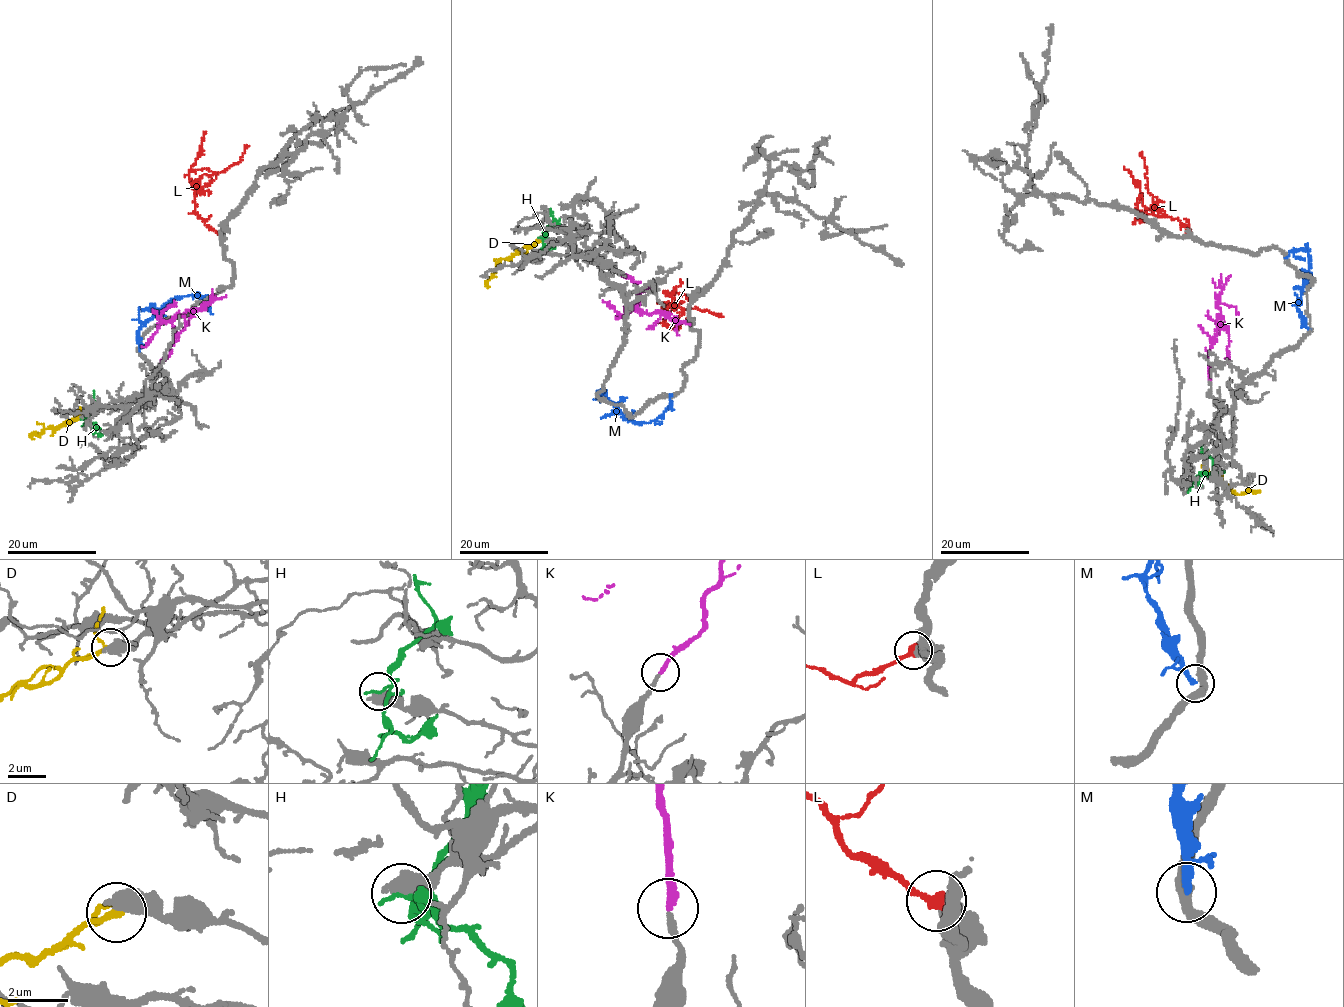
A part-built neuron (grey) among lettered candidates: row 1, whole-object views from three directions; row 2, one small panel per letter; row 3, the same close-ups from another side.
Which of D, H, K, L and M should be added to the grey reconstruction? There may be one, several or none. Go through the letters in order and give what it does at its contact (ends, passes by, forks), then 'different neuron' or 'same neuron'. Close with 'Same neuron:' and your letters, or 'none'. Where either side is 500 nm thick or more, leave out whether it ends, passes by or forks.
D: same neuron
H: different neuron
K: it ends; same neuron
L: different neuron
M: it passes by; different neuron
Same neuron: D, K

